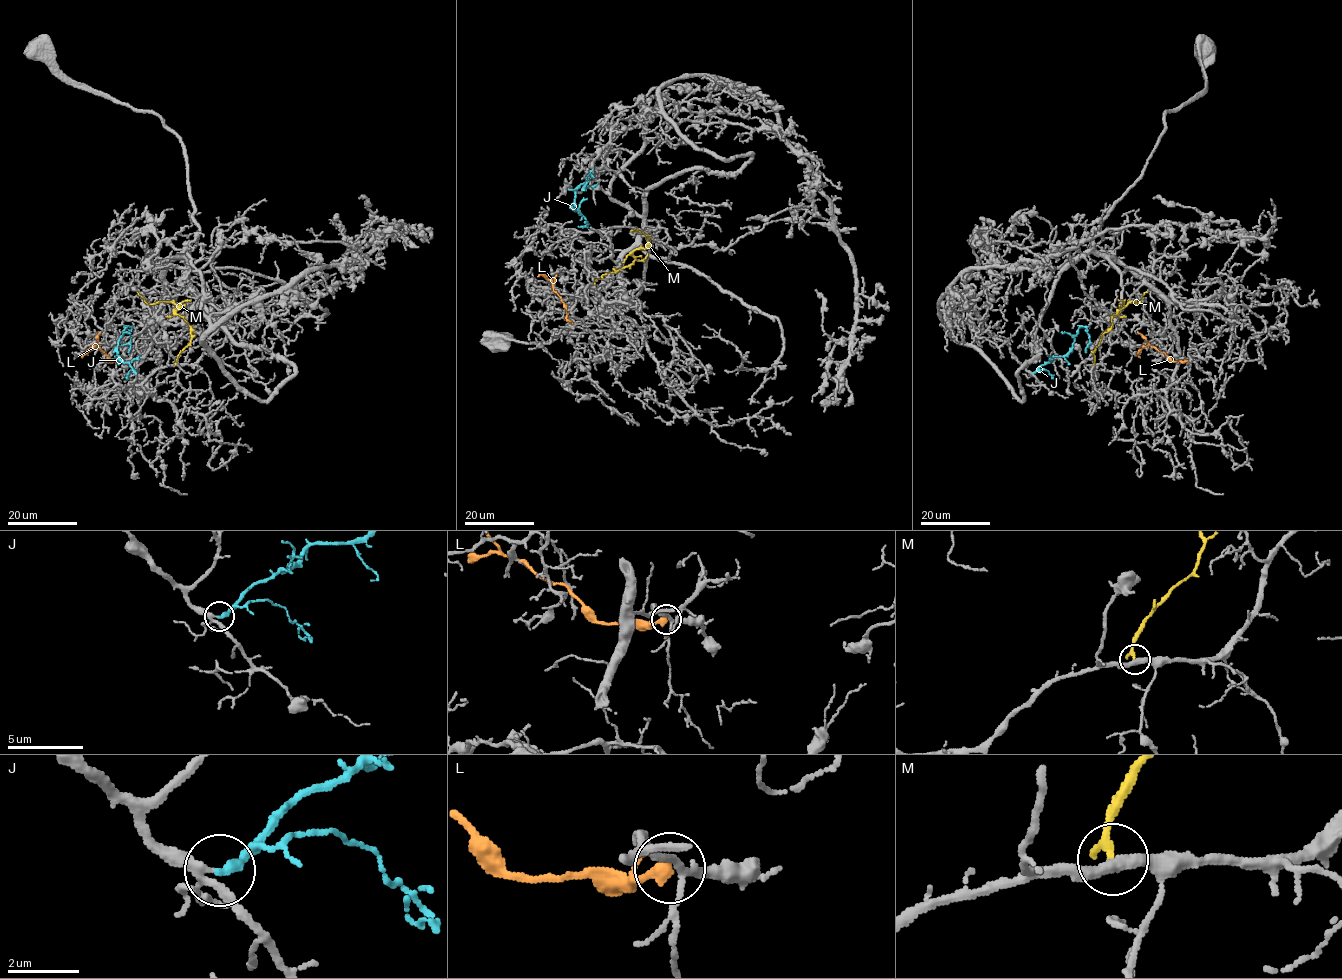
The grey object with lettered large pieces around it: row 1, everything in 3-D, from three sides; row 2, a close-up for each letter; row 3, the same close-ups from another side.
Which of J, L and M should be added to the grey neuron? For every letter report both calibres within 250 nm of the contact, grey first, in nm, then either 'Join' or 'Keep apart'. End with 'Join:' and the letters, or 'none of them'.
J: Thickness 180 nm (grey) against 280 nm. Join
L: Thickness 170 nm (grey) against 340 nm. Keep apart
M: Thickness 320 nm (grey) against 240 nm. Keep apart
Join: J

